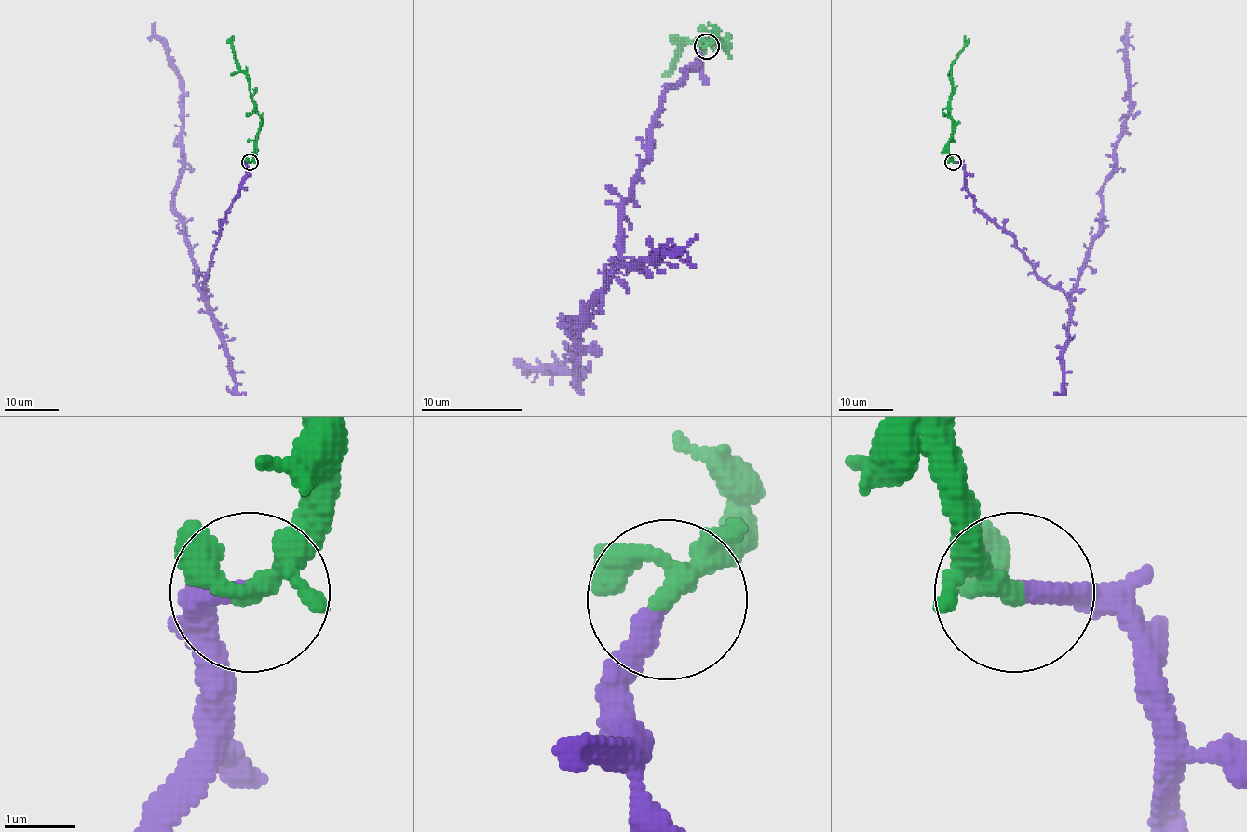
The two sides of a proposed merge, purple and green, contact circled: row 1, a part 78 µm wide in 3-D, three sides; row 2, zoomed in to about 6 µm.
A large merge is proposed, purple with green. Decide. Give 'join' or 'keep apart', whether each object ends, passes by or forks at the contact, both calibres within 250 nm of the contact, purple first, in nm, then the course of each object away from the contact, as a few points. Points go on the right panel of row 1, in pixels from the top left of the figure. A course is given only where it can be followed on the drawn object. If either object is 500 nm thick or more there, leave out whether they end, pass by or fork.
join | purple ends | green forks | 280/220 nm | purple via (953, 161), (980, 210), (1040, 277), (1067, 293), (1099, 231), (1102, 186), (1129, 110), (1128, 22) | green via (953, 161), (949, 152), (952, 133), (950, 67), (969, 38)

